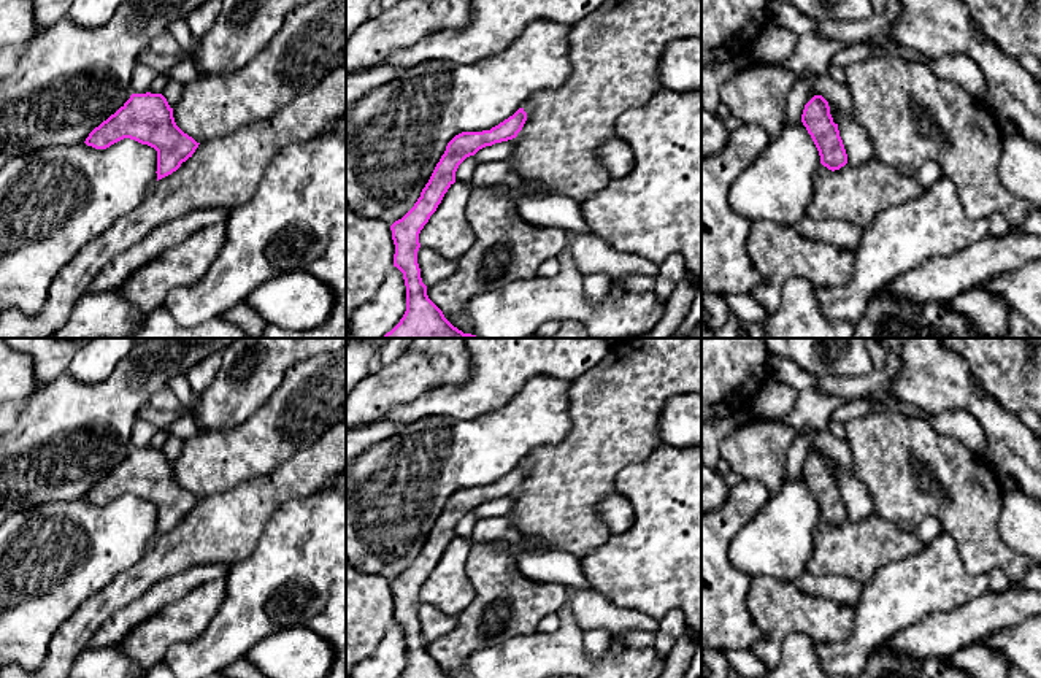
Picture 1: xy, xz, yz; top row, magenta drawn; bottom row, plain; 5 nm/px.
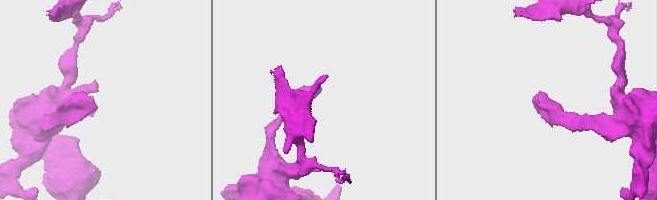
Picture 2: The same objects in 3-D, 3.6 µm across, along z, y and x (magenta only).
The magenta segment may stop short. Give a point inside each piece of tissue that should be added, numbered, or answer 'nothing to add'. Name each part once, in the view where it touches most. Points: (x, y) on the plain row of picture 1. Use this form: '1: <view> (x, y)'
1: xy (224, 527)

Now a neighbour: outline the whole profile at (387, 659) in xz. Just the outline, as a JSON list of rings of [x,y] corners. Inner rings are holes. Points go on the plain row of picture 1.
[[[394,622],[378,646],[362,659],[349,678],[400,678],[406,667],[403,629]]]

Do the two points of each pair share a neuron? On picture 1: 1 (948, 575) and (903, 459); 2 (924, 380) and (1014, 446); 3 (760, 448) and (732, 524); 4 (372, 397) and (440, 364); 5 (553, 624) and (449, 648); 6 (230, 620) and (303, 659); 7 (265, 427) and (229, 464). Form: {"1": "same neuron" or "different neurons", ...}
{"1": "different neurons", "2": "same neuron", "3": "different neurons", "4": "same neuron", "5": "different neurons", "6": "different neurons", "7": "same neuron"}

